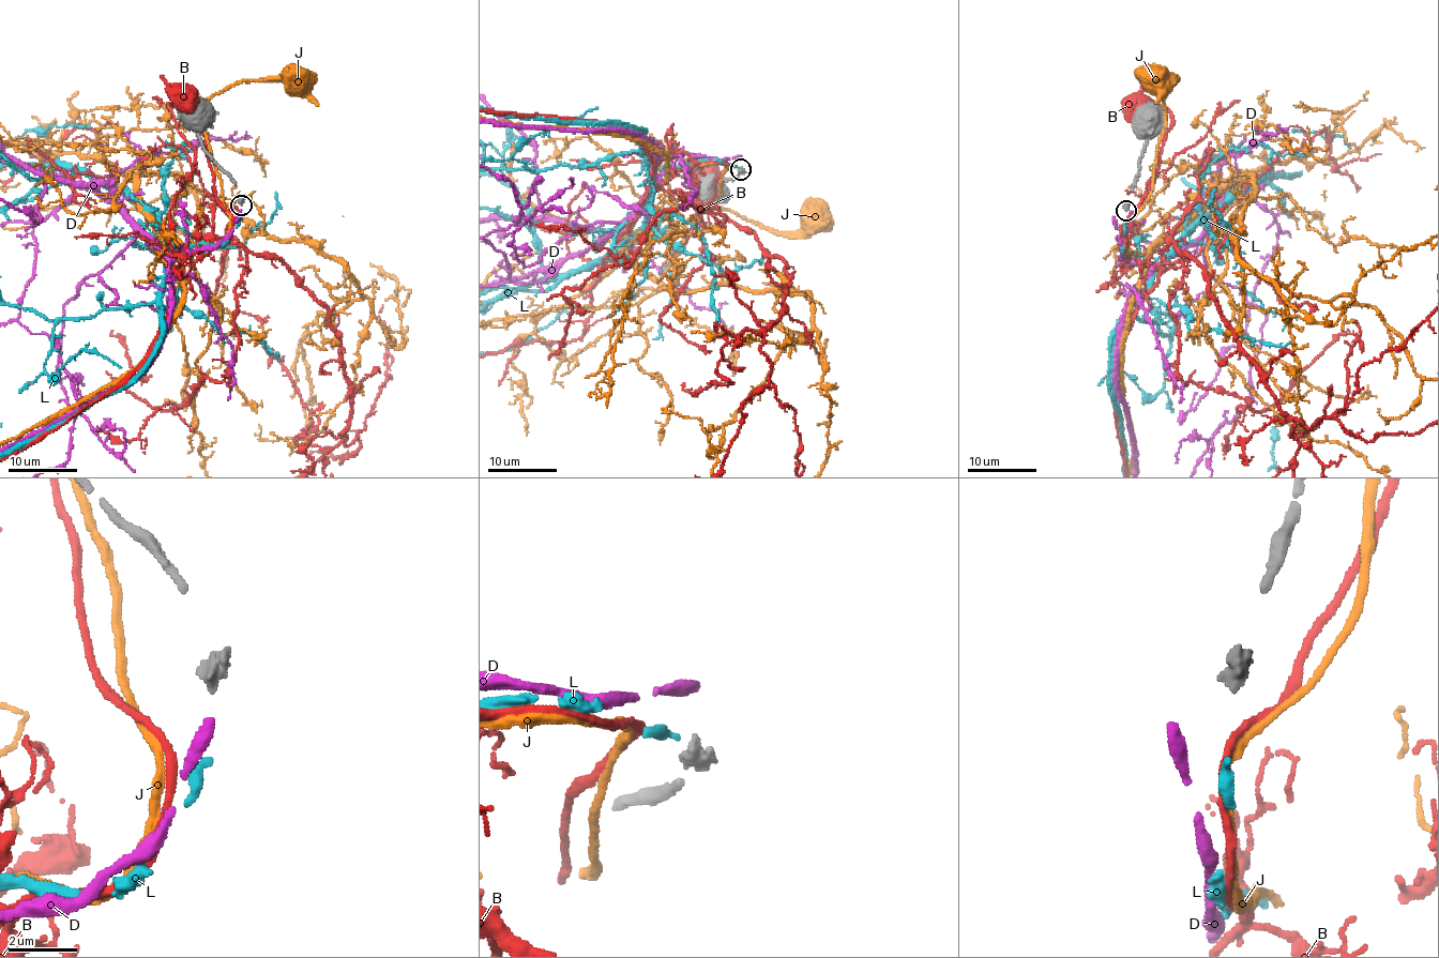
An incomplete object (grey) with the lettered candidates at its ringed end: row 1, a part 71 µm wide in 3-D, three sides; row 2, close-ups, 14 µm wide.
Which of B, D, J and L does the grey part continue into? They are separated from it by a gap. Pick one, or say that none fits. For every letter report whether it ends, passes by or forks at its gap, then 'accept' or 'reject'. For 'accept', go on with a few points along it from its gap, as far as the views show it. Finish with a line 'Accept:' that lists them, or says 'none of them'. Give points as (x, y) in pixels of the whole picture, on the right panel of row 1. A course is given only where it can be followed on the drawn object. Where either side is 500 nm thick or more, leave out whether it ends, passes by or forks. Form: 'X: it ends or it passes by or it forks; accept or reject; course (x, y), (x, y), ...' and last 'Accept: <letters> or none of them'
B: it passes by; reject
D: it ends; reject
J: it passes by; reject
L: it ends; accept
Accept: L

